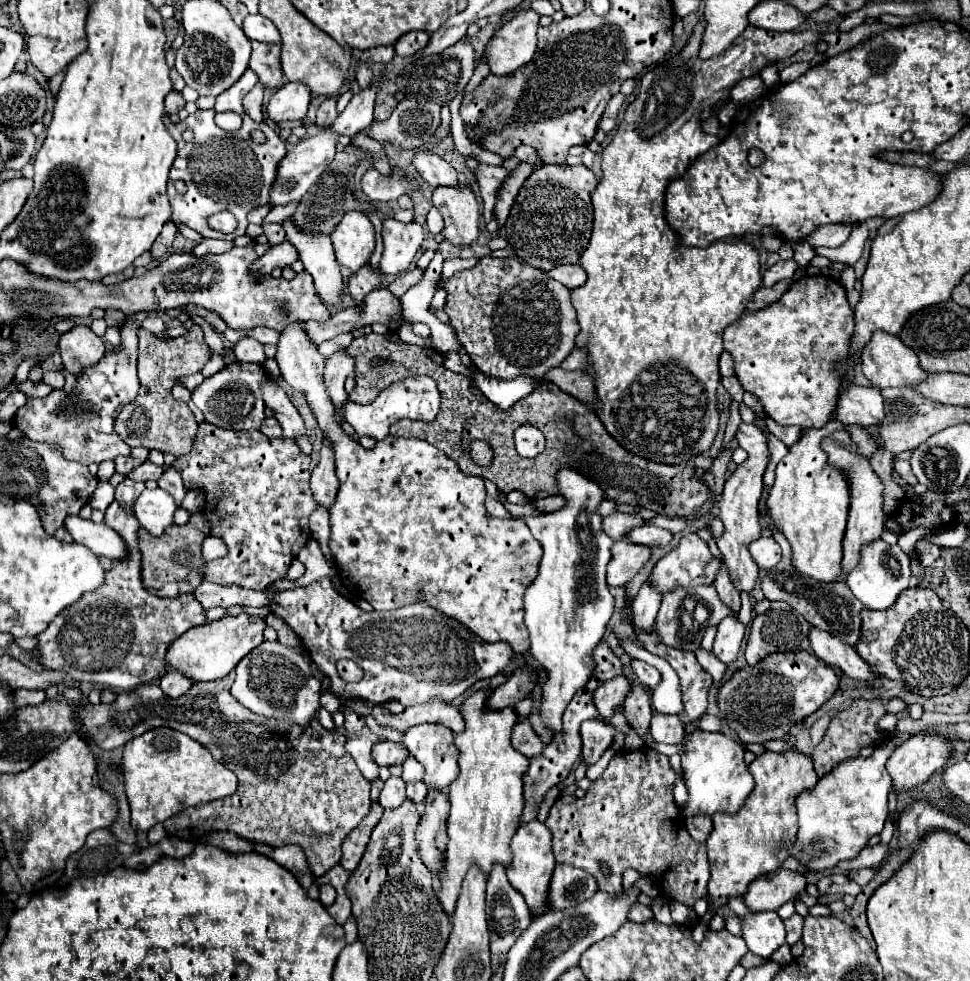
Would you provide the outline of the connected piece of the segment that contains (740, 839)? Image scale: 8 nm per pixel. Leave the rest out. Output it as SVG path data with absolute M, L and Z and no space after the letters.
M787 748L783 752L765 750L749 764L749 772L755 778L755 790L747 798L745 806L737 814L715 814L713 832L705 842L711 878L707 890L709 910L701 918L703 922L709 922L709 912L727 904L729 896L743 896L751 880L769 874L783 864L789 856L787 846L793 844L797 834L795 796L817 784L811 756L795 748Z

